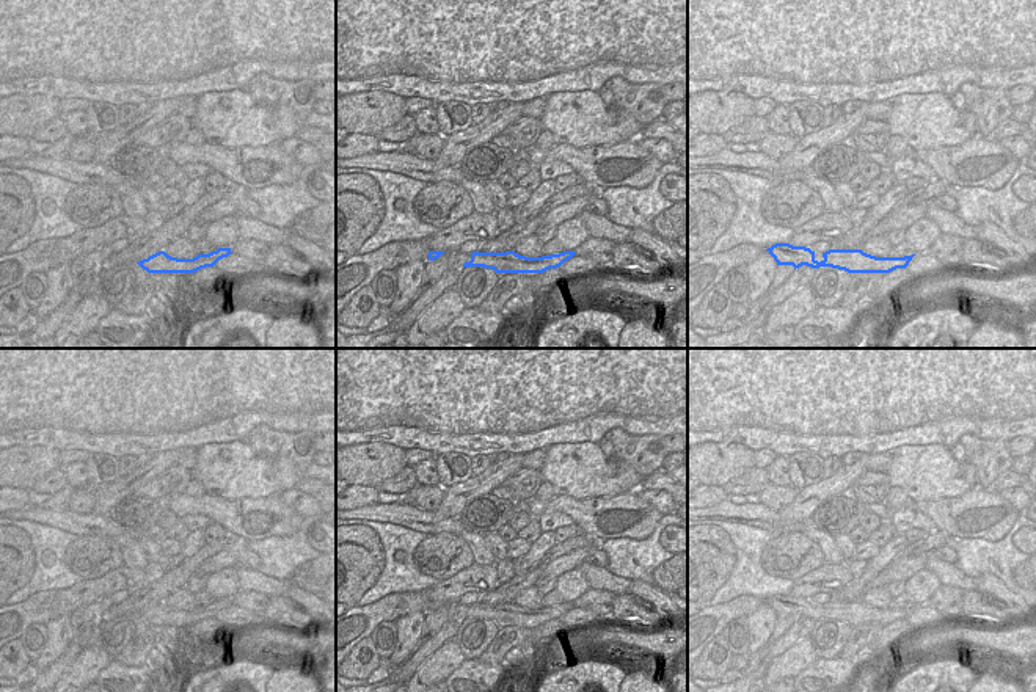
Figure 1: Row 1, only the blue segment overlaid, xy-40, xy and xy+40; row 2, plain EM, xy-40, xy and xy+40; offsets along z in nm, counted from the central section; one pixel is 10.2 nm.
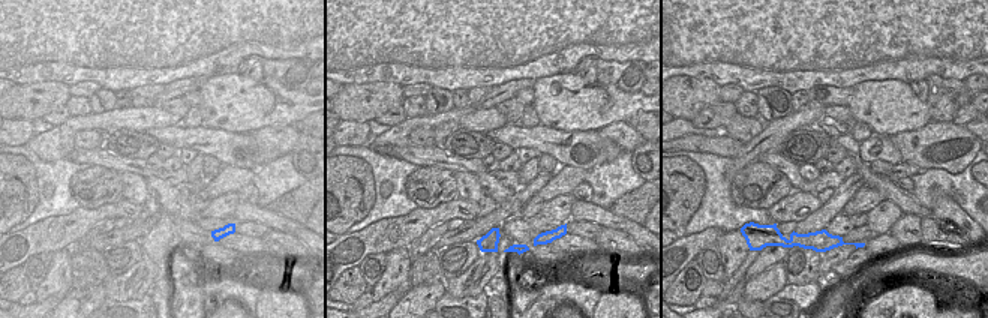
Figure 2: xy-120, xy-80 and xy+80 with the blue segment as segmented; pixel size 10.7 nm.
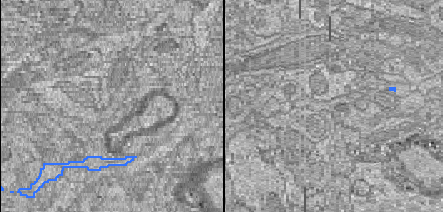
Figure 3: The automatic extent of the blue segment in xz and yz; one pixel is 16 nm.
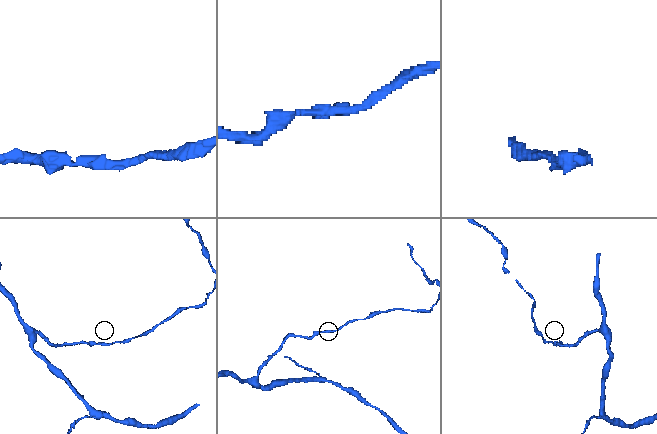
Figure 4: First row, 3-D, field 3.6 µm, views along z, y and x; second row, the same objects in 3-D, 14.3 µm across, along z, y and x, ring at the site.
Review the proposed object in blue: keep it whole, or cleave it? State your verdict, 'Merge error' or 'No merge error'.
No merge error

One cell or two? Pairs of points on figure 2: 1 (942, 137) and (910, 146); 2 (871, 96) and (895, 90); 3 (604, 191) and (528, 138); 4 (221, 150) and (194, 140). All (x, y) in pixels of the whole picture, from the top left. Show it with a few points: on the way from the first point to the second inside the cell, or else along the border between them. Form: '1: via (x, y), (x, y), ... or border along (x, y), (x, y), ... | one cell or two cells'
1: via (934, 143), (918, 147) | one cell
2: via (877, 96), (889, 96) | one cell
3: border along (618, 155), (586, 171) | two cells
4: via (215, 144), (200, 140) | one cell

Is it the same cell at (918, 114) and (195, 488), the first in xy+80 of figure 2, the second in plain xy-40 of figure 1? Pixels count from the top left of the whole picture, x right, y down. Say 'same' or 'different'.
different

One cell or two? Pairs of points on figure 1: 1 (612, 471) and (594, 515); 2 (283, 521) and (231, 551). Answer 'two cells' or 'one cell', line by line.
1: two cells
2: two cells

